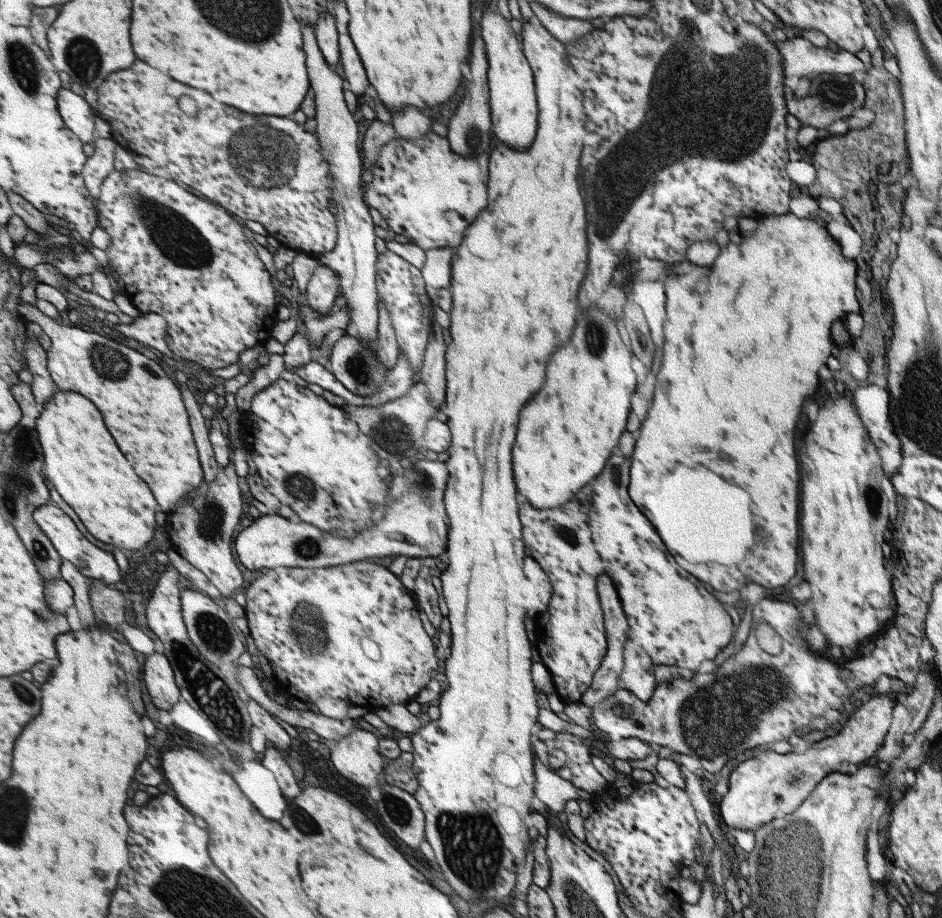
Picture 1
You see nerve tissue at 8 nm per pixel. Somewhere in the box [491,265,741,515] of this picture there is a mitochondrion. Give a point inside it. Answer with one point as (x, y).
(595, 332)

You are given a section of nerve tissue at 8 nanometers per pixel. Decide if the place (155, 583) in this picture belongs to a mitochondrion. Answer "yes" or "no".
no

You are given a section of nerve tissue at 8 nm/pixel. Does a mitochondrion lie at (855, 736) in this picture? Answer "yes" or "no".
no

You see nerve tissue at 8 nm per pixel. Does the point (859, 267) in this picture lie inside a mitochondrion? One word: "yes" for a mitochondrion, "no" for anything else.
no

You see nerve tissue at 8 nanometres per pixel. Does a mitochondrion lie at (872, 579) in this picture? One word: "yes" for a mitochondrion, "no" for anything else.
no

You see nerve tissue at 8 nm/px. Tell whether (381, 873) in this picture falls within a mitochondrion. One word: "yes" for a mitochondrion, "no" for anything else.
no

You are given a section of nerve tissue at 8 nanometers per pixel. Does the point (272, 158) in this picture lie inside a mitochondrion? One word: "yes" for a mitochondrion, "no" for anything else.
yes

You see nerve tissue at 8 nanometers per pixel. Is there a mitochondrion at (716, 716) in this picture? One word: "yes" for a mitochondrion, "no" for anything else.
yes

